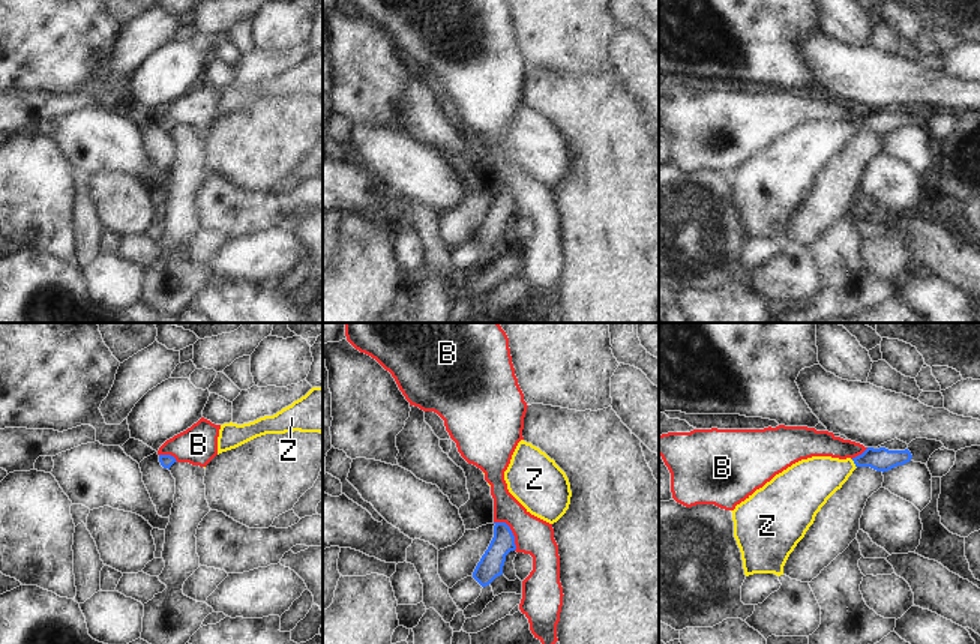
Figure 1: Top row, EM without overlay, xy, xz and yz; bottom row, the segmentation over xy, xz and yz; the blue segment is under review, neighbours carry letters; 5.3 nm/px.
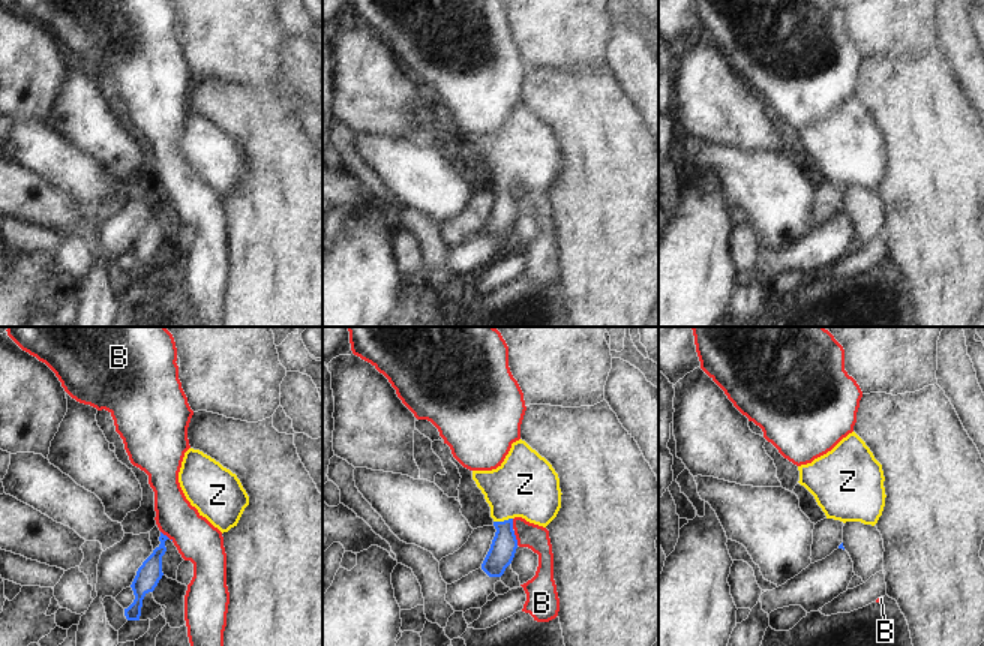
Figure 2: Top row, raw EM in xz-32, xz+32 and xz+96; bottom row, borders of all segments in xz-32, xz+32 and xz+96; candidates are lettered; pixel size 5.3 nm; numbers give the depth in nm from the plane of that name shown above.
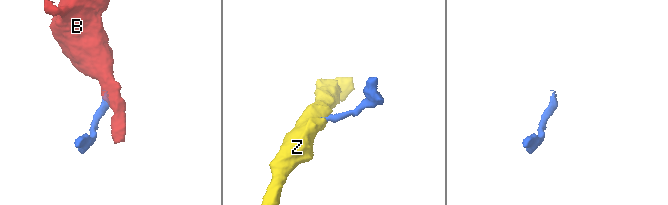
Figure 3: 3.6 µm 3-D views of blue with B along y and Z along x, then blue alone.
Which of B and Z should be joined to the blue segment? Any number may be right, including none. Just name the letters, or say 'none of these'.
Z

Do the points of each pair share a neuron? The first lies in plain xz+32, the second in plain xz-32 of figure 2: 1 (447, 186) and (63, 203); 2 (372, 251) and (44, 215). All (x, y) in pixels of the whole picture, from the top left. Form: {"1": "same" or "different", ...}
{"1": "different", "2": "different"}

